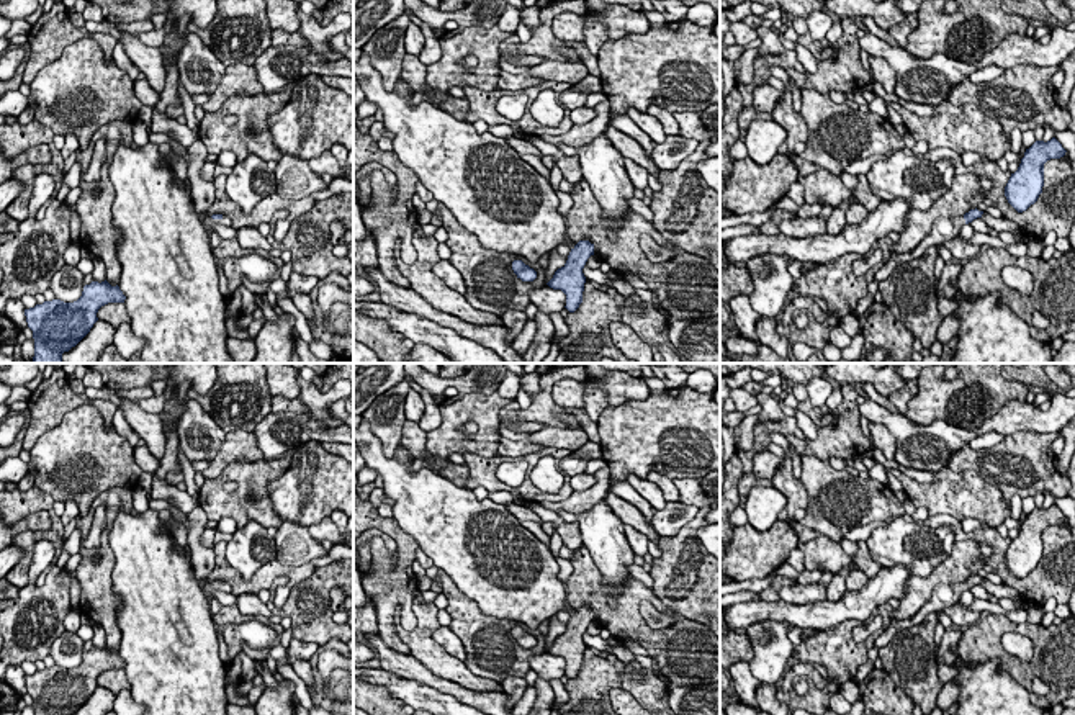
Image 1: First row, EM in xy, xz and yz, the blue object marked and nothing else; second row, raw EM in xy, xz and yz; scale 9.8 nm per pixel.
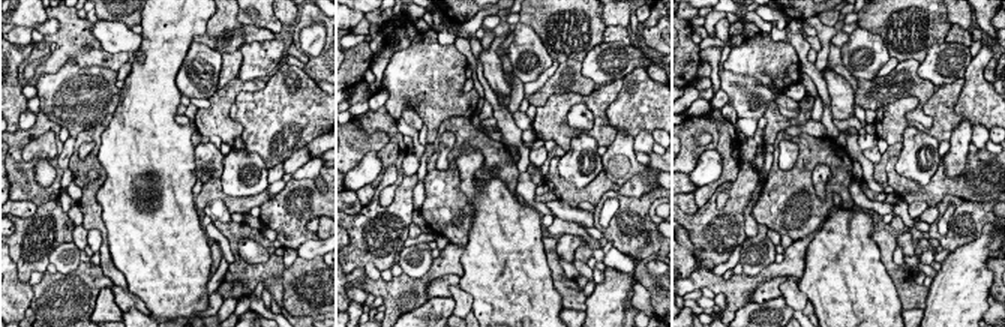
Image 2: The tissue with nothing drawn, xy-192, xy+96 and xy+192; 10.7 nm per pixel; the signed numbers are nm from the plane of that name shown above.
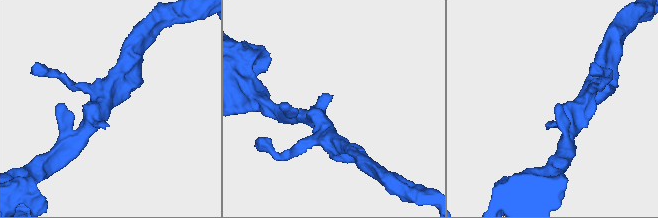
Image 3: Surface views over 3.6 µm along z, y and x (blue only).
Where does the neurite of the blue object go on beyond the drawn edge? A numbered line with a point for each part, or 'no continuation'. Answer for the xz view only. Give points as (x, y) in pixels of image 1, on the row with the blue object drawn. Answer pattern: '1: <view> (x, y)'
no continuation

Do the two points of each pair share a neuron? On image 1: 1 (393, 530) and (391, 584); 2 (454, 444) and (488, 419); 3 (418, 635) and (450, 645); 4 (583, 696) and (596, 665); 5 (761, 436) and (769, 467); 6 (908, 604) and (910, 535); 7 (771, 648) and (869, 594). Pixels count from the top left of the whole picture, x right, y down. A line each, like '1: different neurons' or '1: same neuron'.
1: same neuron
2: same neuron
3: different neurons
4: same neuron
5: different neurons
6: different neurons
7: different neurons

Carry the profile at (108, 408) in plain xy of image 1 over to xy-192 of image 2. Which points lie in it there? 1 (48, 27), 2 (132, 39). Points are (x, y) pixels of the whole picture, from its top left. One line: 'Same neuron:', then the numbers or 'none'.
Same neuron: none

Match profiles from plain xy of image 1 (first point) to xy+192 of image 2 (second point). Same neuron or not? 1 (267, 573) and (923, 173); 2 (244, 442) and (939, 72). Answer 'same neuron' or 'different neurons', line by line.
1: different neurons
2: different neurons

